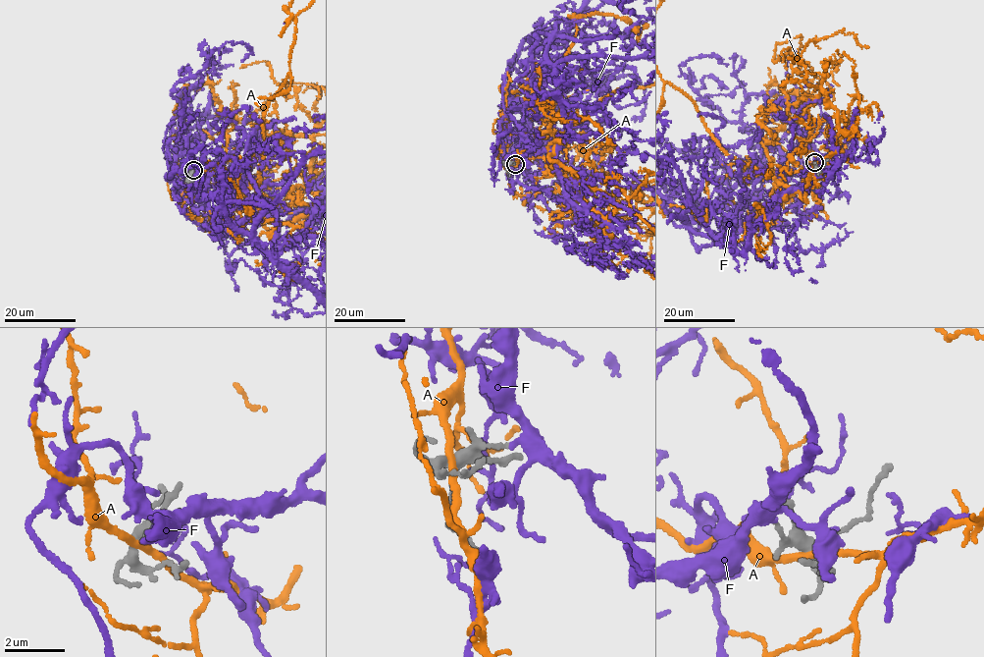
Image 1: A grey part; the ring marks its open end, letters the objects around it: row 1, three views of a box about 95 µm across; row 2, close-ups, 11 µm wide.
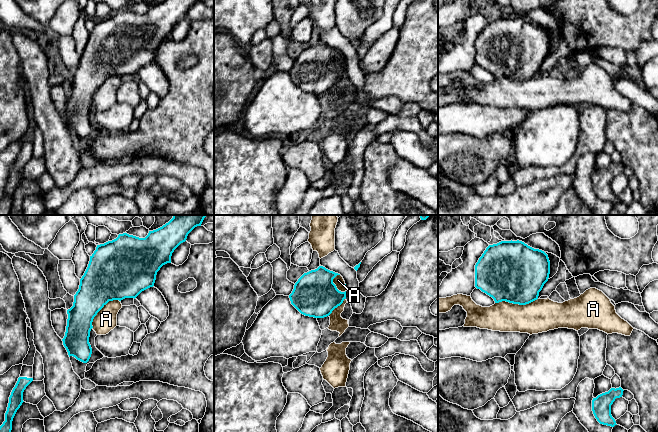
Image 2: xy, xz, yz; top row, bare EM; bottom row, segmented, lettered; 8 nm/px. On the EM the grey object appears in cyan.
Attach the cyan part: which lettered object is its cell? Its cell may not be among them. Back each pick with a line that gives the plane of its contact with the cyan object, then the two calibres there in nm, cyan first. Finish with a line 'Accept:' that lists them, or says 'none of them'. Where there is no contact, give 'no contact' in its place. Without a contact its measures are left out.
Accept: none of them

